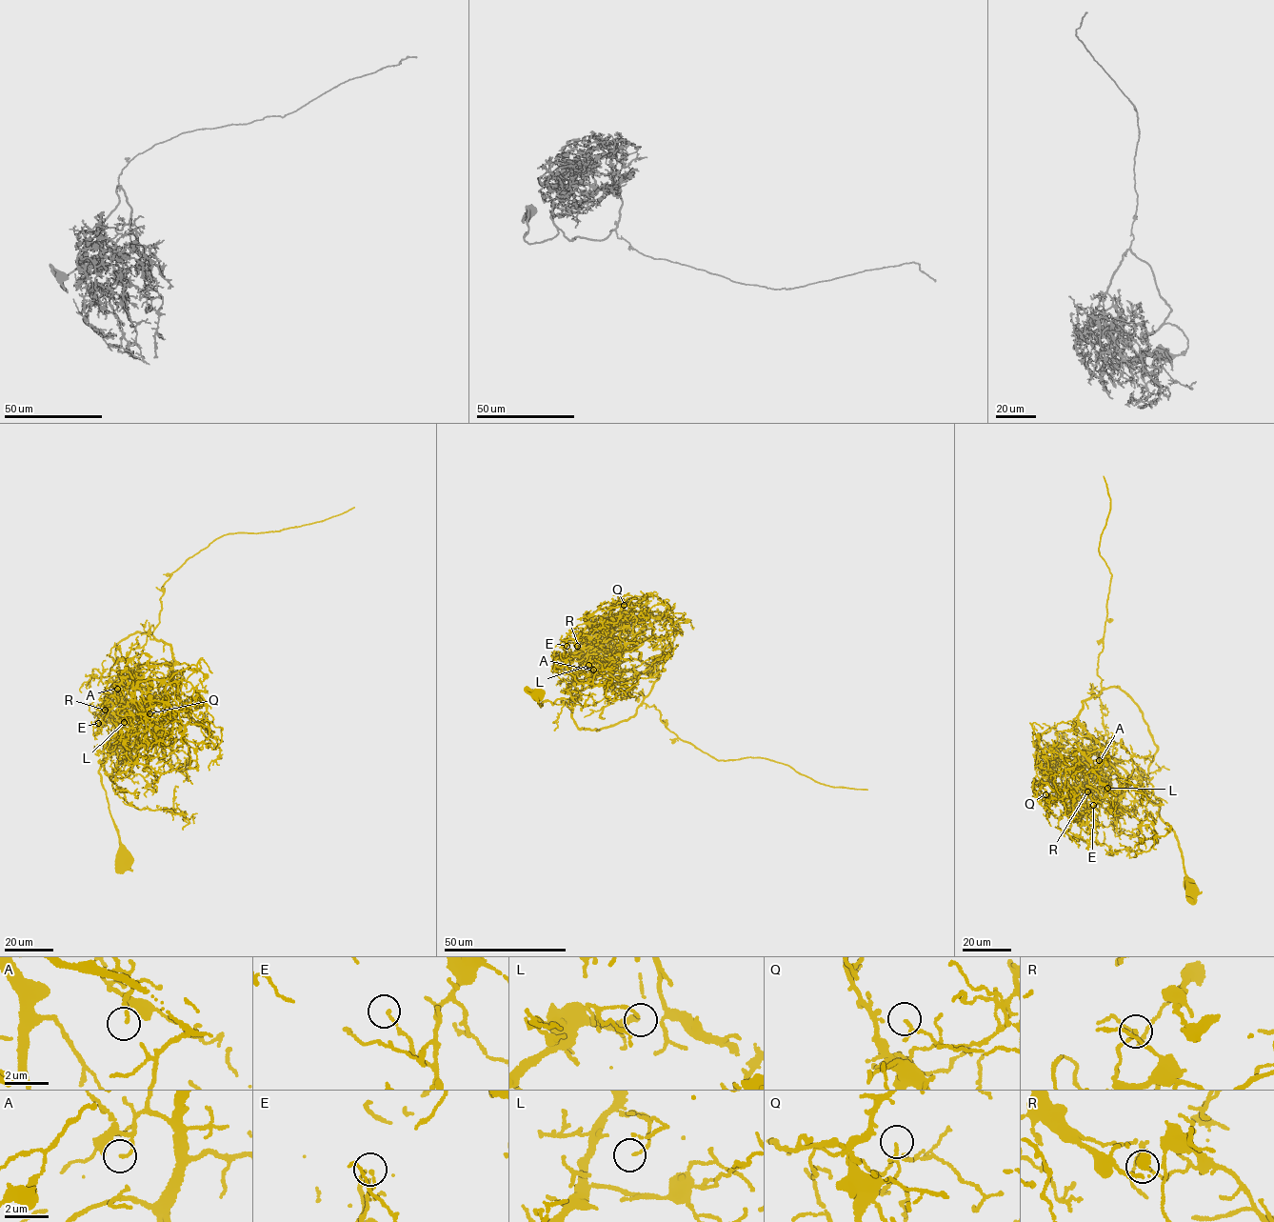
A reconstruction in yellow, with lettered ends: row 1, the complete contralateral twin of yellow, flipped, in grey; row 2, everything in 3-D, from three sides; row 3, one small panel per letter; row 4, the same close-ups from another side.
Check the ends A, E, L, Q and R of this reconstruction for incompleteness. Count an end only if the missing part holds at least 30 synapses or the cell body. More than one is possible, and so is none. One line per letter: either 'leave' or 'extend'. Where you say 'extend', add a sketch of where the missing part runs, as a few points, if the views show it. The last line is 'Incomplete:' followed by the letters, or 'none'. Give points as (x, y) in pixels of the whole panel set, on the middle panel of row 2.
A: leave
E: leave
L: leave
Q: leave
R: leave
Incomplete: none

